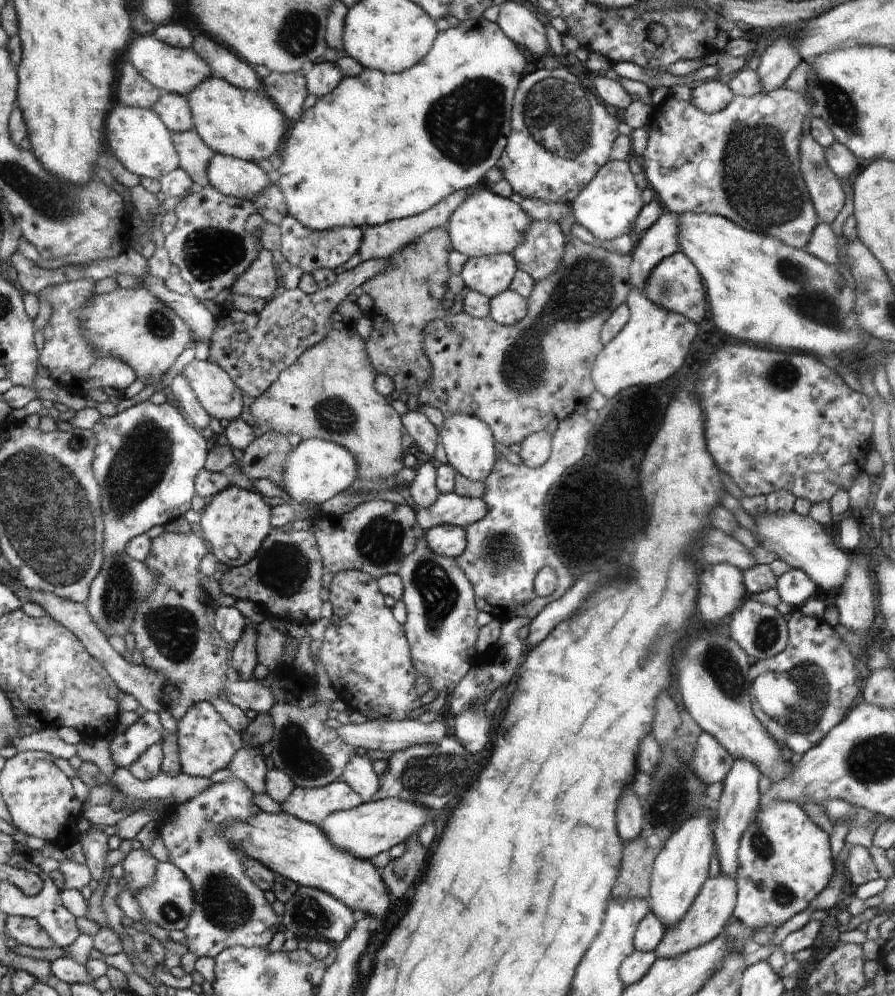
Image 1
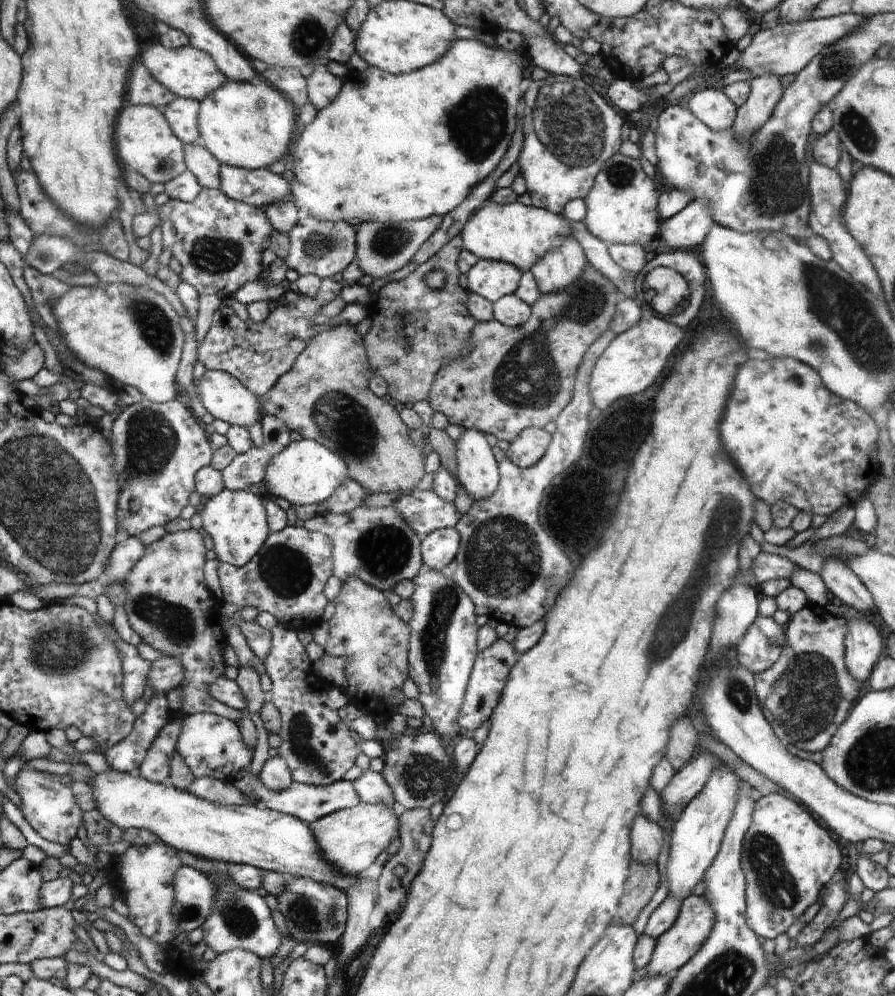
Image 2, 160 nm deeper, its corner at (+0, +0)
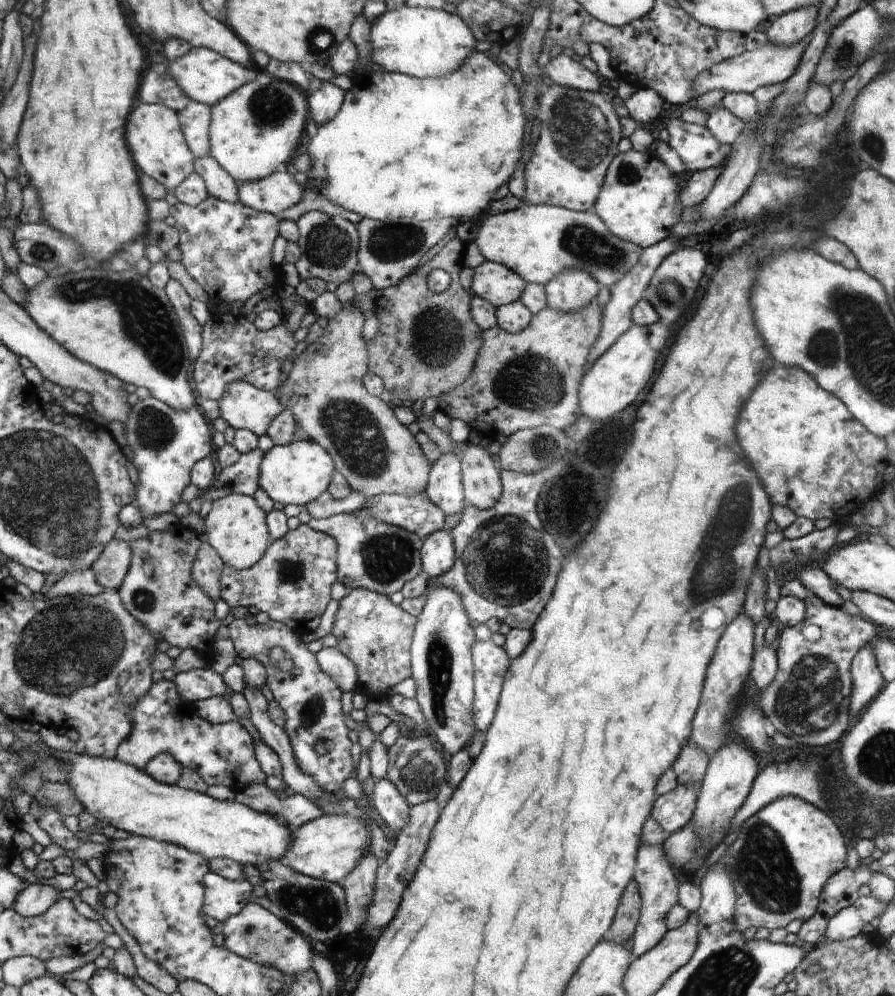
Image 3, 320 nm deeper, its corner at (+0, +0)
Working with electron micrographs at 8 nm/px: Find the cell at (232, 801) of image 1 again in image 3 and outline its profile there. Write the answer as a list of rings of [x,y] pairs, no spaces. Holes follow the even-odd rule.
[[[248,904],[236,916],[219,924],[217,929],[224,935],[223,946],[228,950],[256,964],[273,966],[280,972],[292,976],[293,980],[313,970],[314,952],[303,934],[292,930],[288,924],[284,924],[280,918],[276,918],[272,912],[262,908],[260,904]]]

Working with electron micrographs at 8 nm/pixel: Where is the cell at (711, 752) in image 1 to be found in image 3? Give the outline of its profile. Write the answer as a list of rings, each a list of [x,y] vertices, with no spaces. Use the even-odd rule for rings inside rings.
[[[679,784],[674,791],[656,797],[651,817],[667,837],[689,825],[695,814],[696,804],[697,790],[693,785]]]

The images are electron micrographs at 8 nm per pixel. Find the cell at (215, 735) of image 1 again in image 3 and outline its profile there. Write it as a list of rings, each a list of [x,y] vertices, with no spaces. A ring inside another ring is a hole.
[[[155,682],[130,708],[132,731],[117,748],[117,759],[144,771],[156,756],[170,753],[182,768],[194,769],[207,785],[222,785],[237,792],[251,784],[265,784],[267,774],[256,758],[254,741],[238,720],[212,724],[199,714],[192,716],[188,703],[182,704],[180,697],[174,682]]]

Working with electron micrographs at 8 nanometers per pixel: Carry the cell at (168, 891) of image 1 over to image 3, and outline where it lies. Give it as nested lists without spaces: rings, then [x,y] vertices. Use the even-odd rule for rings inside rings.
[[[208,872],[203,882],[205,906],[203,913],[216,918],[222,924],[226,919],[236,916],[250,902],[253,884],[246,880],[231,881],[219,874]]]

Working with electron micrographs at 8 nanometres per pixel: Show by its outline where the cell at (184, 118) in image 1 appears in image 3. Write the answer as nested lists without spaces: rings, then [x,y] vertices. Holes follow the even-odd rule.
[[[192,101],[184,111],[178,114],[185,140],[192,149],[193,155],[196,158],[211,155],[211,106]]]

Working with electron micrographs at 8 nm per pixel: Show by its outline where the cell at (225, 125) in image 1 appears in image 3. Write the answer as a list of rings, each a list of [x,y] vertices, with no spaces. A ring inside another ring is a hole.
[[[259,70],[254,81],[247,82],[238,91],[211,107],[211,155],[238,183],[254,182],[268,178],[280,164],[286,164],[298,146],[308,116],[306,96],[288,81]]]

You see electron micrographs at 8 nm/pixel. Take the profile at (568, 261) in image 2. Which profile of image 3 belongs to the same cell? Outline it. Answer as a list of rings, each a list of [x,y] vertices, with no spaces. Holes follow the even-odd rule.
[[[579,269],[565,271],[544,286],[547,306],[568,314],[579,313],[596,299],[600,292],[598,281]]]

